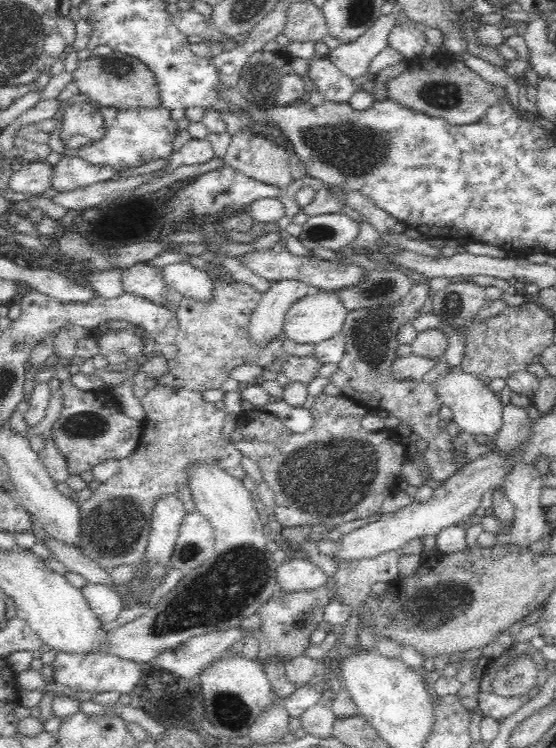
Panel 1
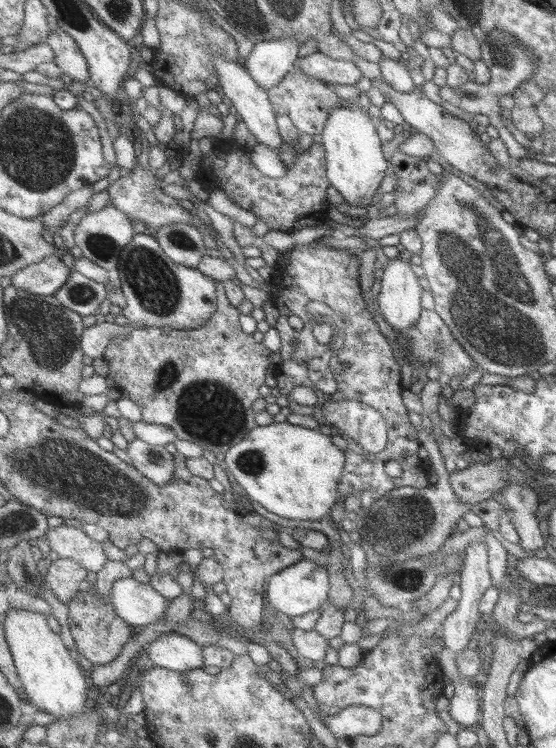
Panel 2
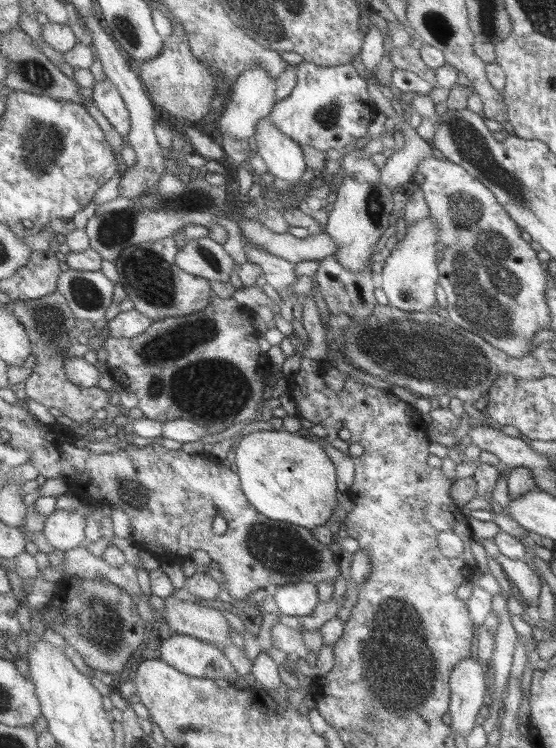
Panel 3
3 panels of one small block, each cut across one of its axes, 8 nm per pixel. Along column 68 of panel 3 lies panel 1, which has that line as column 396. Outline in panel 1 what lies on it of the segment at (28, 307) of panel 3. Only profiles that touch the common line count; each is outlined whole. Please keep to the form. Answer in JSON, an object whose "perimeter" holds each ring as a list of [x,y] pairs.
{"perimeter":[[[401,296],[394,304],[386,305],[385,307],[382,307],[382,305],[372,305],[367,309],[357,308],[348,311],[339,332],[345,342],[344,354],[338,363],[338,370],[334,370],[329,378],[331,383],[342,392],[343,396],[351,398],[365,407],[368,405],[379,405],[381,410],[386,410],[390,416],[398,418],[400,422],[410,426],[412,432],[424,438],[428,443],[428,448],[425,452],[425,461],[427,462],[428,470],[430,470],[430,479],[445,483],[446,480],[452,478],[458,472],[458,469],[454,467],[454,455],[452,455],[452,450],[454,450],[452,448],[452,440],[454,437],[444,430],[444,428],[438,426],[441,420],[439,417],[441,404],[433,390],[433,385],[424,382],[423,379],[400,379],[400,377],[392,375],[392,366],[394,366],[397,359],[396,348],[401,345],[398,343],[400,328],[406,326],[406,324],[412,325],[417,318],[416,316],[418,316],[418,312],[428,308],[428,305],[422,306],[422,304],[416,304],[421,309],[404,310],[404,297]]]}

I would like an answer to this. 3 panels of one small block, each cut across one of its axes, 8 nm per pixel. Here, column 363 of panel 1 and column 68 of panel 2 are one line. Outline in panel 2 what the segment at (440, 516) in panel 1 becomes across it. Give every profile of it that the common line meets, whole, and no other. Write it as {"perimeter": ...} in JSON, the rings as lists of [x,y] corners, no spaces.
{"perimeter":[[[65,526],[50,529],[45,538],[51,550],[59,558],[72,560],[97,574],[107,564],[107,554],[101,542],[89,538],[79,526]]]}

